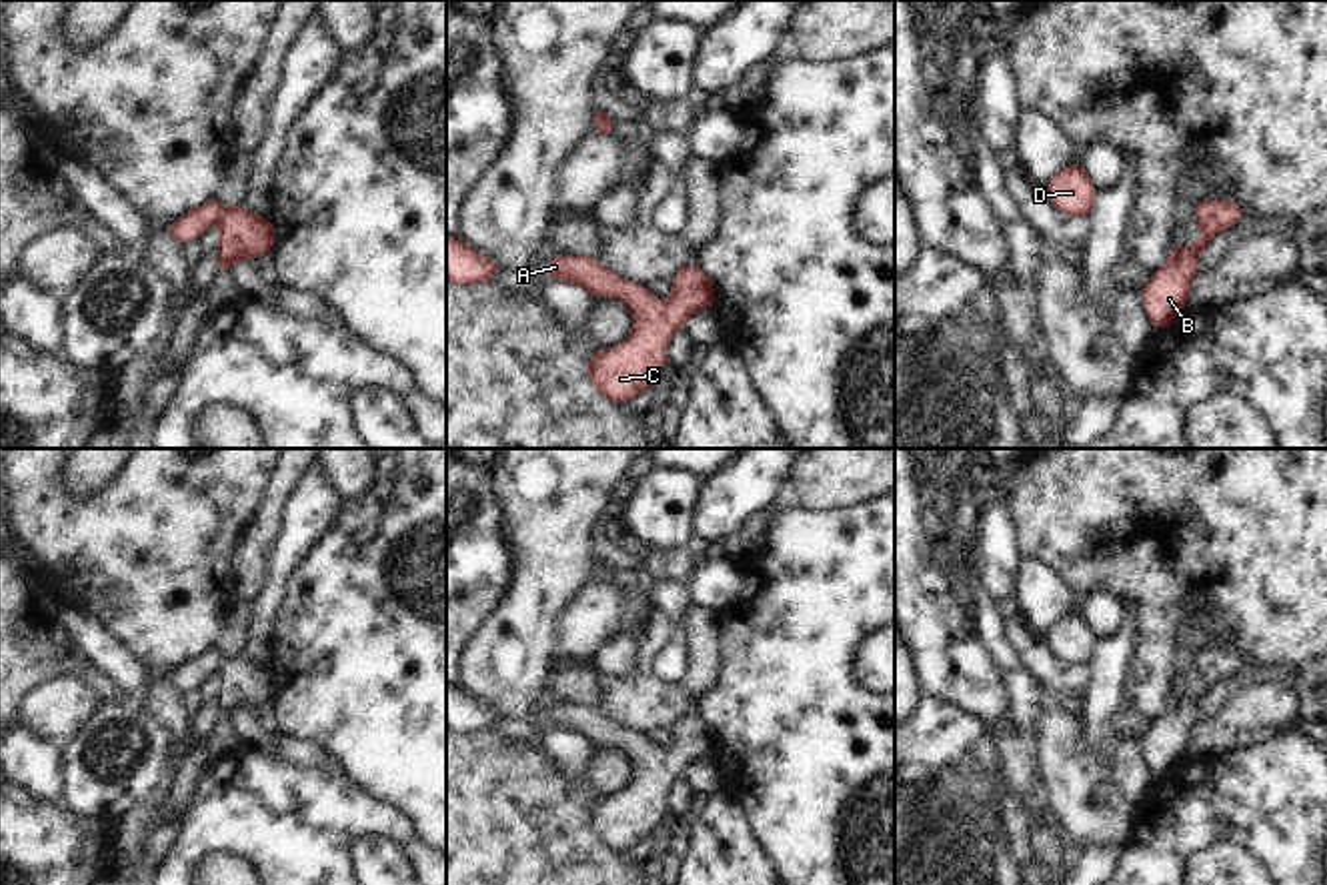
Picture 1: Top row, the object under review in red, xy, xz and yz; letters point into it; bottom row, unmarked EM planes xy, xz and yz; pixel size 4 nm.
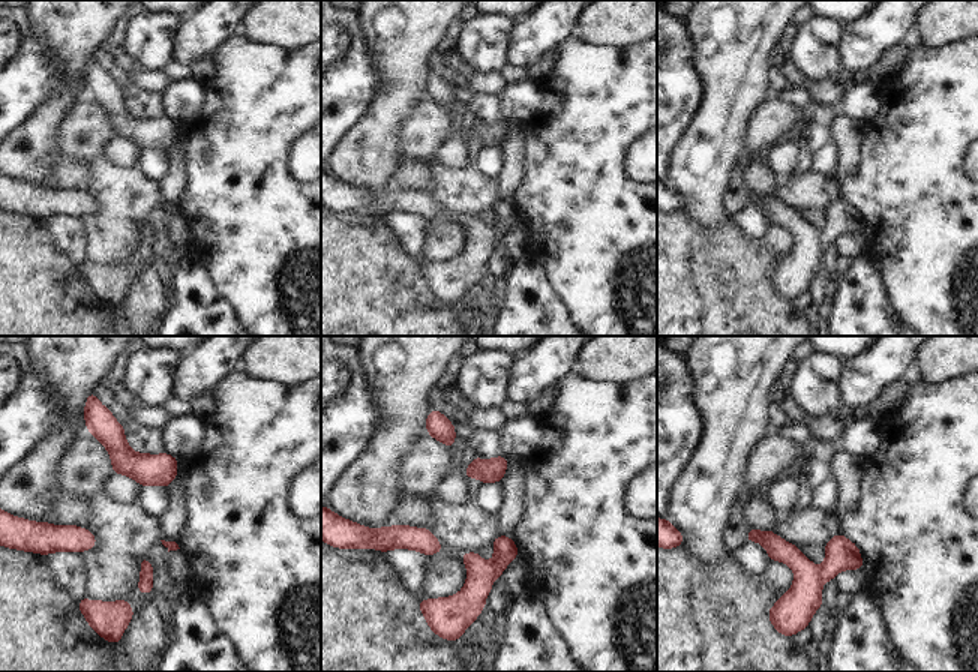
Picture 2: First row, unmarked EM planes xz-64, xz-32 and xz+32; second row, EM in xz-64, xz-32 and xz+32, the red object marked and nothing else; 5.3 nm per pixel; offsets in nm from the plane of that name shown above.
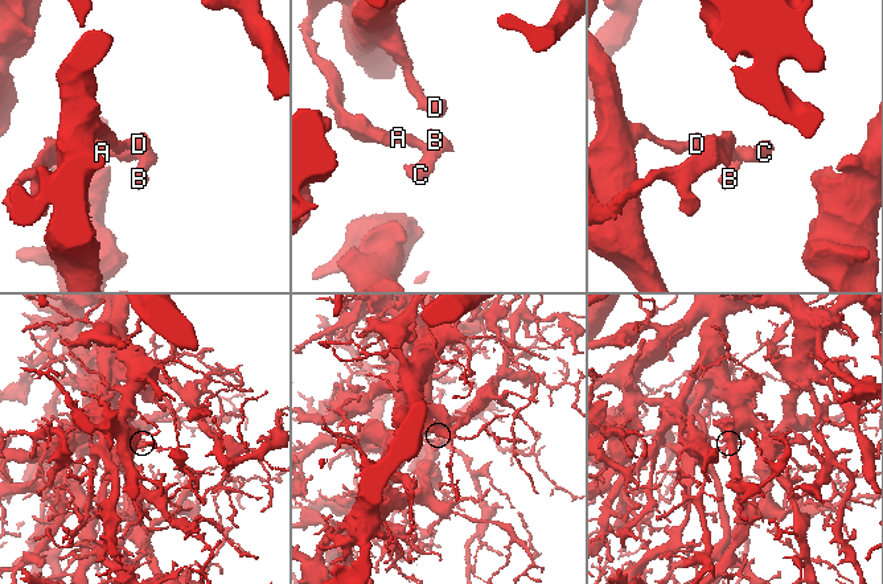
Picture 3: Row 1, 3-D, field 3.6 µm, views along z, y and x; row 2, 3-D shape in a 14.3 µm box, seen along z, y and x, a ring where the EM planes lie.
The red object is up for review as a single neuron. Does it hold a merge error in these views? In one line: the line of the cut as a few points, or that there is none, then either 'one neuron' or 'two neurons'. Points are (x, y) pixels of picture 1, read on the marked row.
no cut; one neuron

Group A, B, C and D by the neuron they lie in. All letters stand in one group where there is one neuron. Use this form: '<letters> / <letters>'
A B C D

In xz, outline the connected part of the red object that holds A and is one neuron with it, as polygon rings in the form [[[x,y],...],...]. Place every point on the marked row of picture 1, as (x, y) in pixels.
[[[560,254],[542,268],[552,280],[576,282],[590,296],[612,296],[632,310],[632,332],[620,344],[600,348],[586,364],[586,374],[600,396],[616,404],[634,398],[660,376],[675,330],[685,330],[695,310],[717,302],[709,276],[695,262],[685,264],[671,278],[669,302],[646,286],[612,274],[594,256]]]

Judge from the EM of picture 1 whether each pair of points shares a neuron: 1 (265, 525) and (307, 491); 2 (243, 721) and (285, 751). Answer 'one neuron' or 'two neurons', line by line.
1: two neurons
2: one neuron

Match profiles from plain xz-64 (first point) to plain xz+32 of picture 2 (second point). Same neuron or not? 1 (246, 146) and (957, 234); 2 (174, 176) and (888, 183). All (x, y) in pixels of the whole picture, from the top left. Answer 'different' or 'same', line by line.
1: same
2: different

